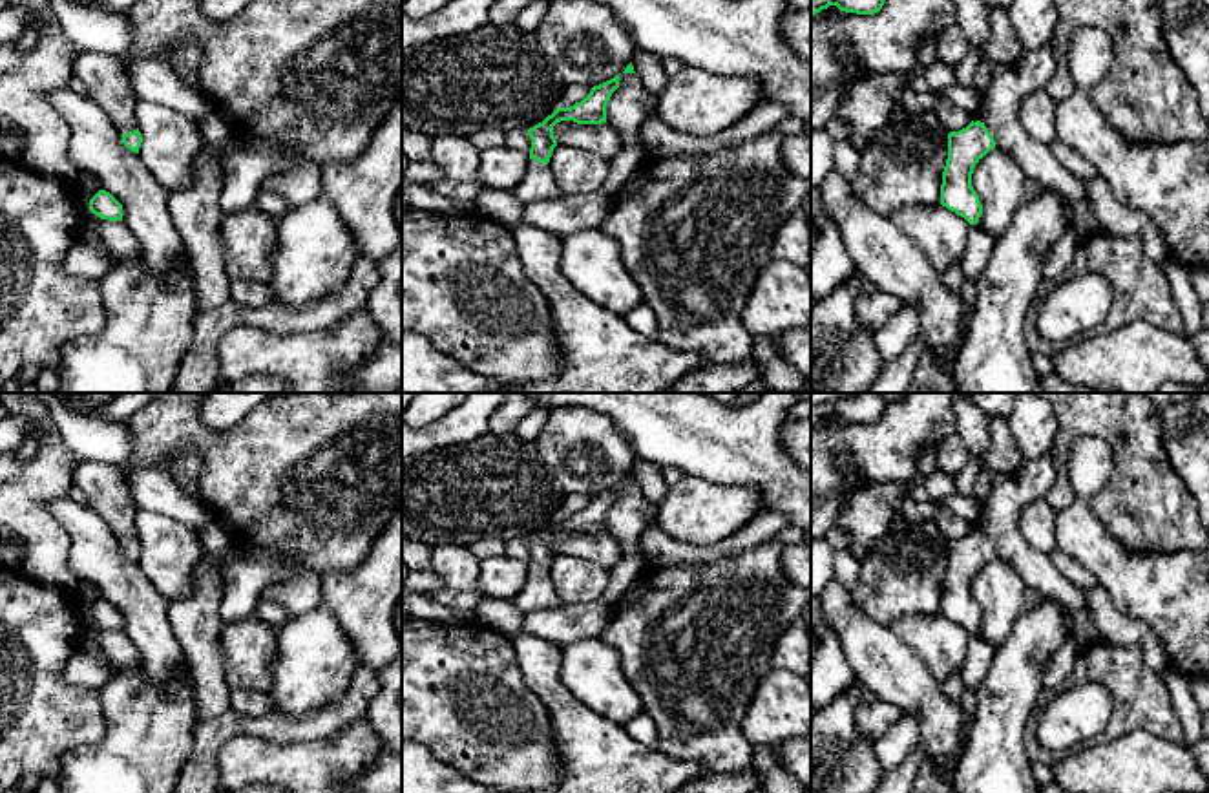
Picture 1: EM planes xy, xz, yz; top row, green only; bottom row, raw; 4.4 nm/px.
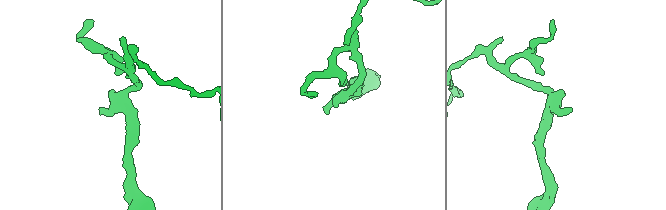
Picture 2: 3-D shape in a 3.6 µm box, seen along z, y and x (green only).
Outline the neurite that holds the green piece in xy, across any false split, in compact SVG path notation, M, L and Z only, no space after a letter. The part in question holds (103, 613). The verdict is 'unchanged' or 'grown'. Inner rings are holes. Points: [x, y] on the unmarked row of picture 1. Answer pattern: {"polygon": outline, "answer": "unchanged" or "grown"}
{"polygon": "M99 599L89 608L89 619L100 629L122 630L122 614L106 599Z", "answer": "unchanged"}

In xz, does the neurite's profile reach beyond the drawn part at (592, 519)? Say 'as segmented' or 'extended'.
extended

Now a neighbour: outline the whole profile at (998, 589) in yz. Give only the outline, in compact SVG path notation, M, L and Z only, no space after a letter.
M992 557L973 577L972 596L983 614L977 636L999 647L1023 610L1026 585L1008 561Z

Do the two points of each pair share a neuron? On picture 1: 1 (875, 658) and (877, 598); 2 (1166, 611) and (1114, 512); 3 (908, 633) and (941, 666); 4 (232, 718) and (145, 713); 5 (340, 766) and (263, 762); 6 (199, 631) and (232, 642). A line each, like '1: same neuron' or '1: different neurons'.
1: different neurons
2: different neurons
3: same neuron
4: different neurons
5: same neuron
6: different neurons

